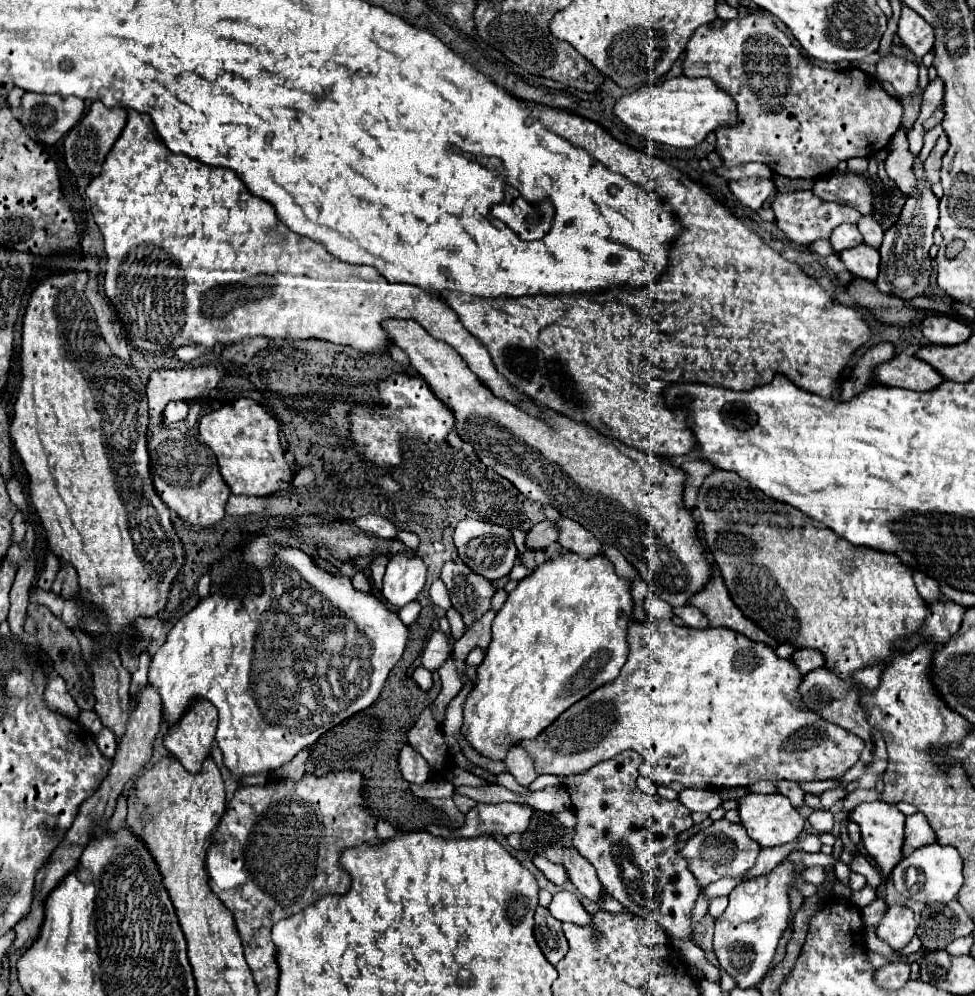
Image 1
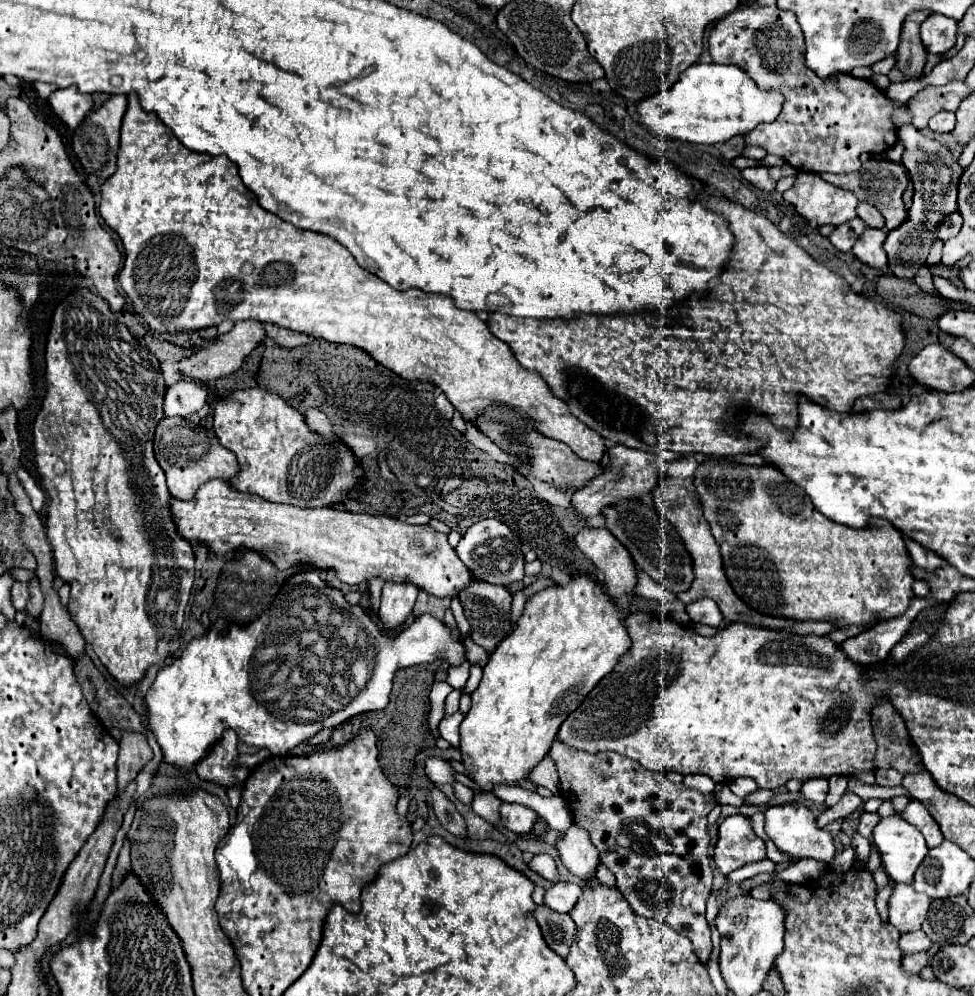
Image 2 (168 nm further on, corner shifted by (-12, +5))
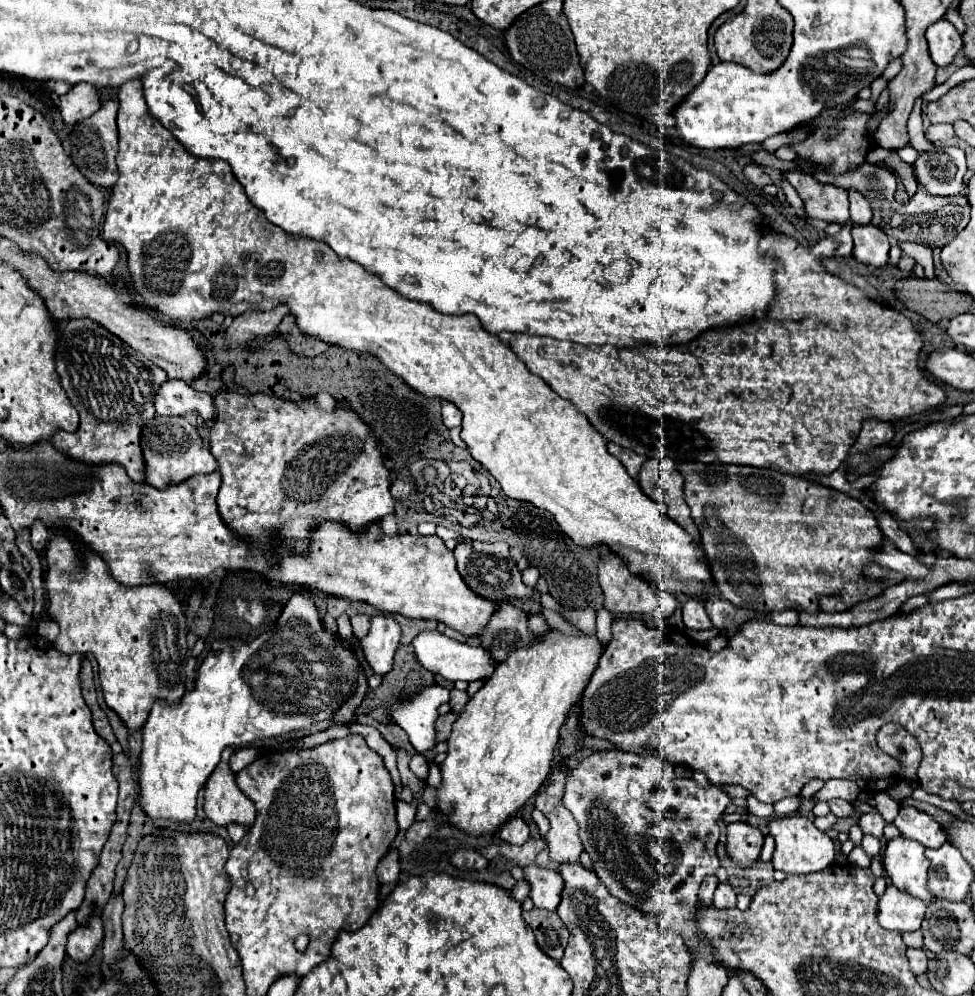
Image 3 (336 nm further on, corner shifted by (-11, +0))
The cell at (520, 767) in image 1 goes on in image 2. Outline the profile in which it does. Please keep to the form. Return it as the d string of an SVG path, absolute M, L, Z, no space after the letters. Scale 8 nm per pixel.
M553 741L547 757L553 759L559 771L561 795L569 803L575 823L589 833L593 845L599 849L601 863L617 877L617 889L629 901L631 909L641 917L667 921L673 929L677 929L677 933L687 935L693 943L695 955L701 963L705 963L711 955L711 927L705 919L705 903L711 895L713 881L713 869L707 853L707 815L717 803L715 795L673 785L659 773L651 773L637 761L613 751L589 755Z

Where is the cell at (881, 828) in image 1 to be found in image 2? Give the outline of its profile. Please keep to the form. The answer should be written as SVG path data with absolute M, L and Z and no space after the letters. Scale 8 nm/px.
M899 813L891 817L881 817L873 829L873 843L881 853L883 867L895 883L911 883L911 877L923 857L927 855L927 845L923 835Z

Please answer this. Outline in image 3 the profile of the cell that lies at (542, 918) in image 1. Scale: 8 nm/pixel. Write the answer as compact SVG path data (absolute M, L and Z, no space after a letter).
M532 908L528 912L522 912L522 918L534 930L538 948L542 952L546 952L550 958L560 960L570 934L568 934L564 922L558 918L558 914L554 910Z

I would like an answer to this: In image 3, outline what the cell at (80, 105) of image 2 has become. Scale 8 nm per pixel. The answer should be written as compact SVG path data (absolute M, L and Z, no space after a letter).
M88 82L74 84L74 88L60 96L60 114L64 124L76 124L100 108L100 90Z

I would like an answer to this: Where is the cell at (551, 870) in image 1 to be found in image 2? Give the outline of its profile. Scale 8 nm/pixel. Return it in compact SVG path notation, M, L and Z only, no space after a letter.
M535 855L529 865L531 865L533 871L537 871L539 875L543 875L545 879L549 879L553 883L559 881L559 871L557 871L555 859L551 855Z

